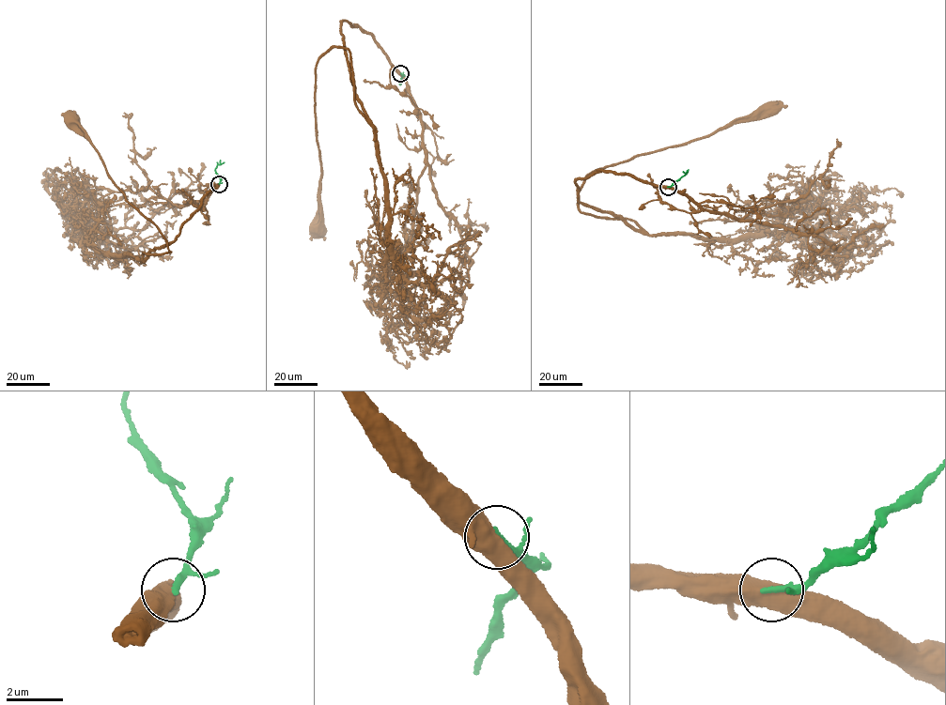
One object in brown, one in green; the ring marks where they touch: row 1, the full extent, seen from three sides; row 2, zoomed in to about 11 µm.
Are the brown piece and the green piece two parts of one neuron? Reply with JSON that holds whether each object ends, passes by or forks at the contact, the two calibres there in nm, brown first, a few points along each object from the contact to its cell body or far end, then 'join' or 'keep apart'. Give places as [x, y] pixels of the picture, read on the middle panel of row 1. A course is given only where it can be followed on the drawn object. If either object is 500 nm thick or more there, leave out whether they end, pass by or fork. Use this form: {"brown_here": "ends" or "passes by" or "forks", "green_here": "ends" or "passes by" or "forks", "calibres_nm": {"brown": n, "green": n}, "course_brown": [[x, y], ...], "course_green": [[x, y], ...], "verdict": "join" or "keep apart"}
{"calibres_nm": {"brown": 550, "green": 240}, "course_brown": [[401, 73], [370, 35], [341, 22], [365, 117], [347, 49], [319, 58], [316, 230]], "course_green": [[401, 73], [399, 84], [402, 76]], "verdict": "keep apart"}

